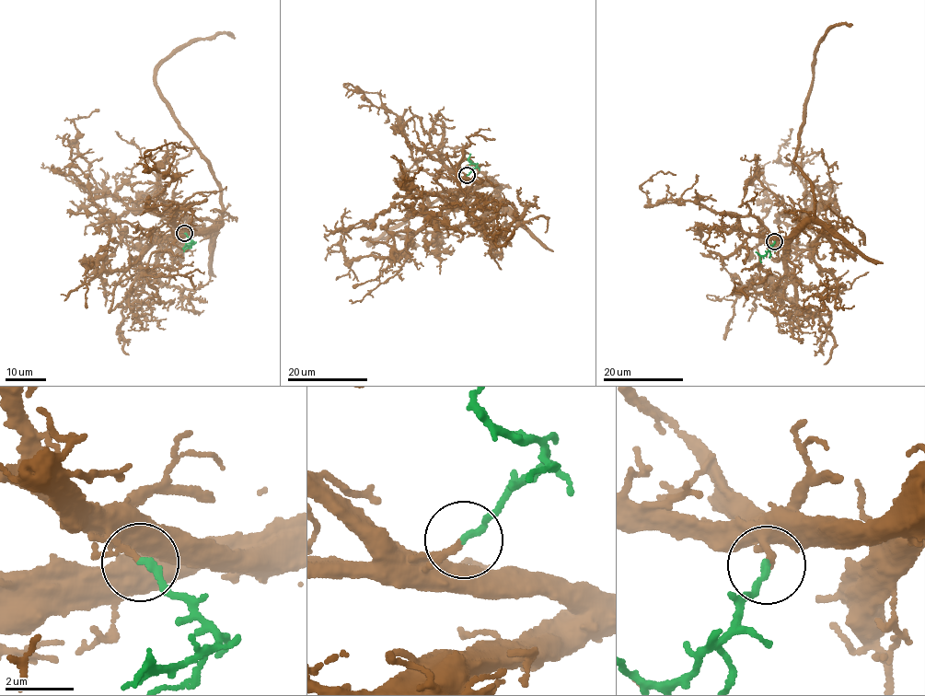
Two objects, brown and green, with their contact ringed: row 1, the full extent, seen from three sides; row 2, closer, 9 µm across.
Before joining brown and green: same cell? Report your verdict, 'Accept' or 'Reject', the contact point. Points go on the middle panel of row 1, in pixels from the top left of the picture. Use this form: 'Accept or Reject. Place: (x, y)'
Accept. Place: (467, 175)

